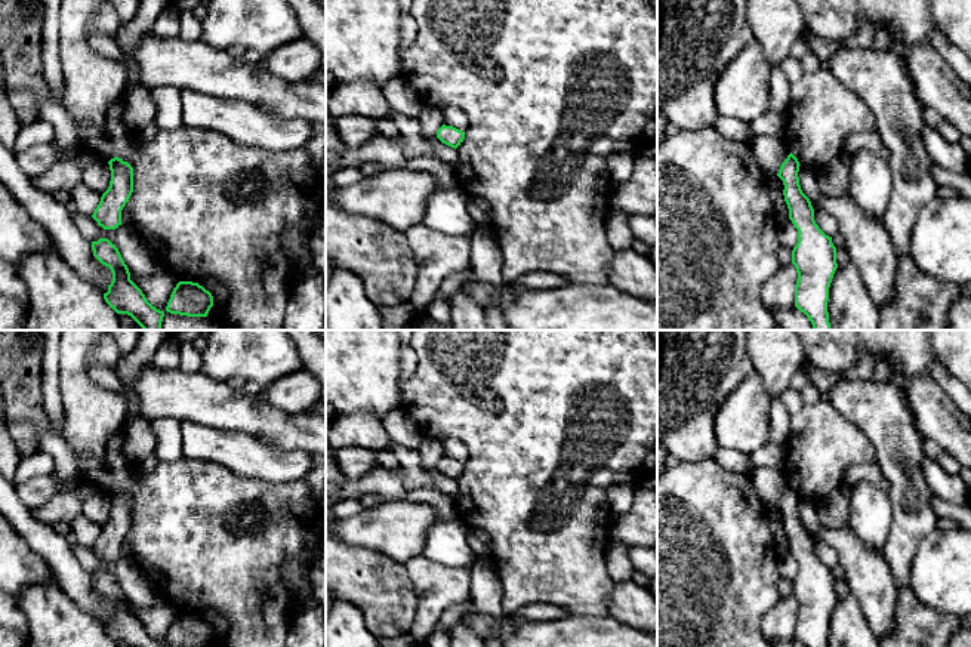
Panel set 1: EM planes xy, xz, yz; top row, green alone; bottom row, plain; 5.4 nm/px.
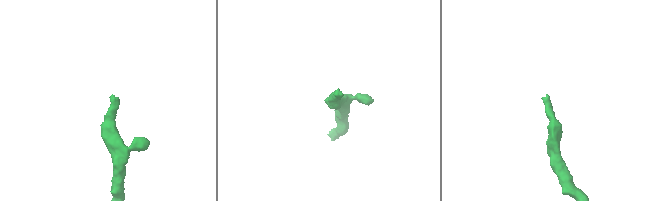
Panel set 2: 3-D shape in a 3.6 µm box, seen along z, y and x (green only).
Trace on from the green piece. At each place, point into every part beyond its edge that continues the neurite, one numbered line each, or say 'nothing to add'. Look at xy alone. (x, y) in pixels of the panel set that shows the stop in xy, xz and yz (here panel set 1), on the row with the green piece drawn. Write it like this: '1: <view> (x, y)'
nothing to add

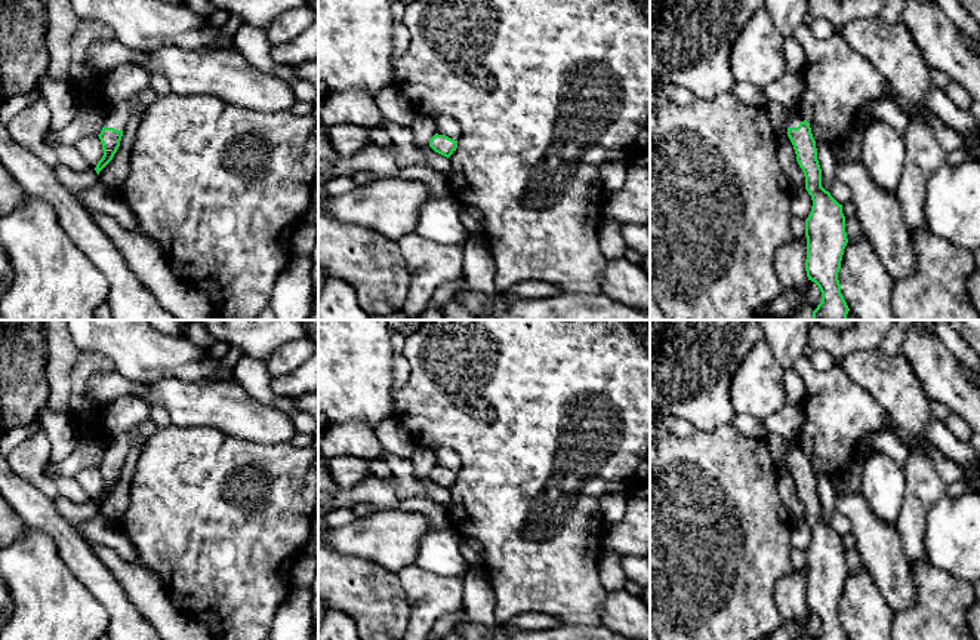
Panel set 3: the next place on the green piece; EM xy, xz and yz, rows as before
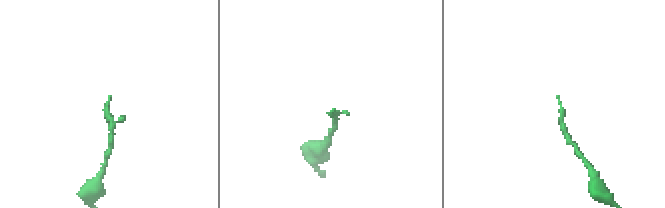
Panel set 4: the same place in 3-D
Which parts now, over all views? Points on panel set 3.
1: yz (797, 114)

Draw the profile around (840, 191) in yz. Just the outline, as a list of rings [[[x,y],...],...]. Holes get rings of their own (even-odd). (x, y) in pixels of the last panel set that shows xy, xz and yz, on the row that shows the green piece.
[[[838,178],[832,181],[829,193],[839,204],[844,204],[851,200],[850,188]]]

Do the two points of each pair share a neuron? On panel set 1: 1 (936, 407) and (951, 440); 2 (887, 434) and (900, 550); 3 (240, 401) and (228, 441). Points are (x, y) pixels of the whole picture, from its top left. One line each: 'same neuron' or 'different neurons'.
1: same neuron
2: same neuron
3: different neurons

